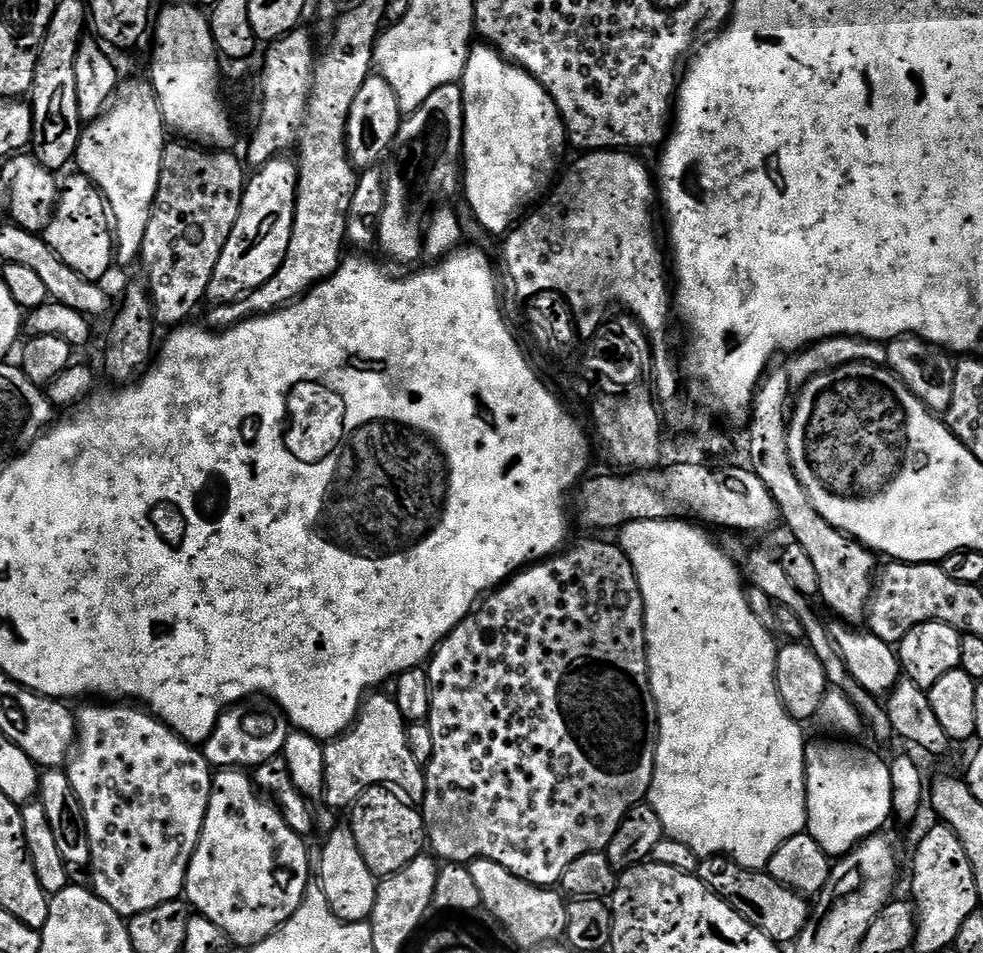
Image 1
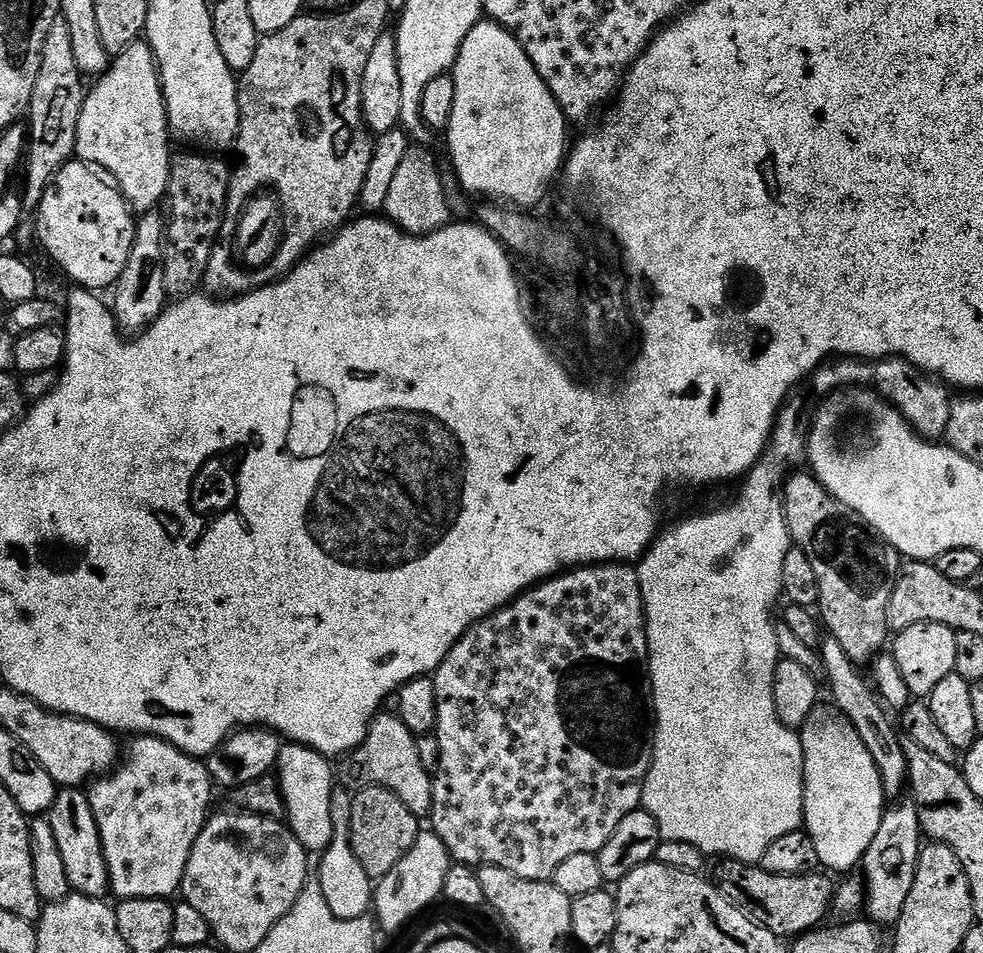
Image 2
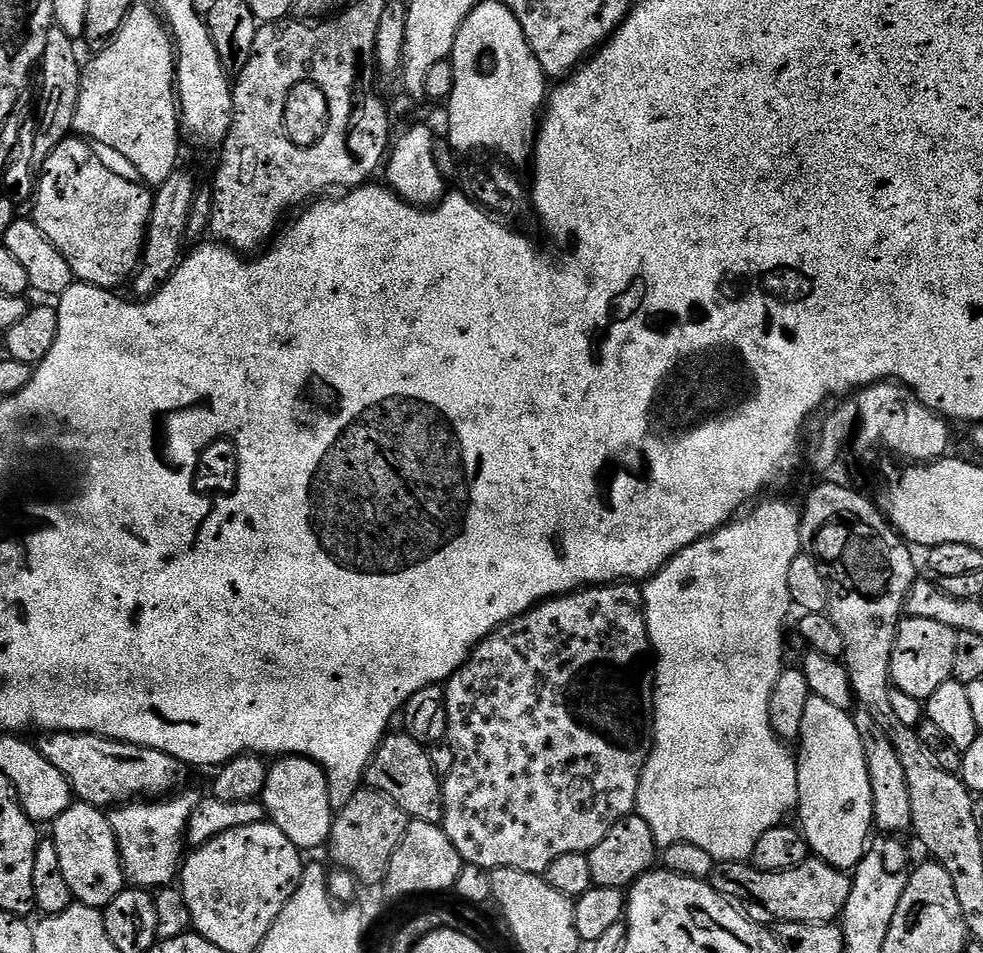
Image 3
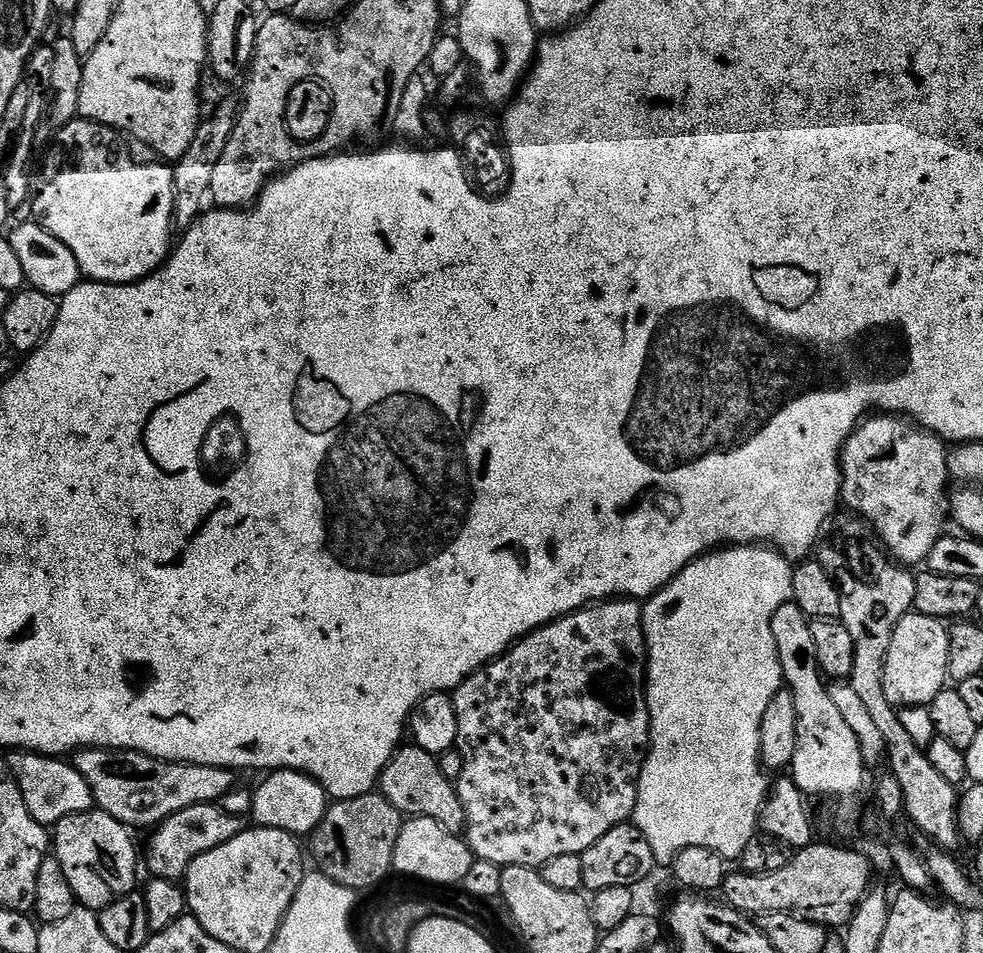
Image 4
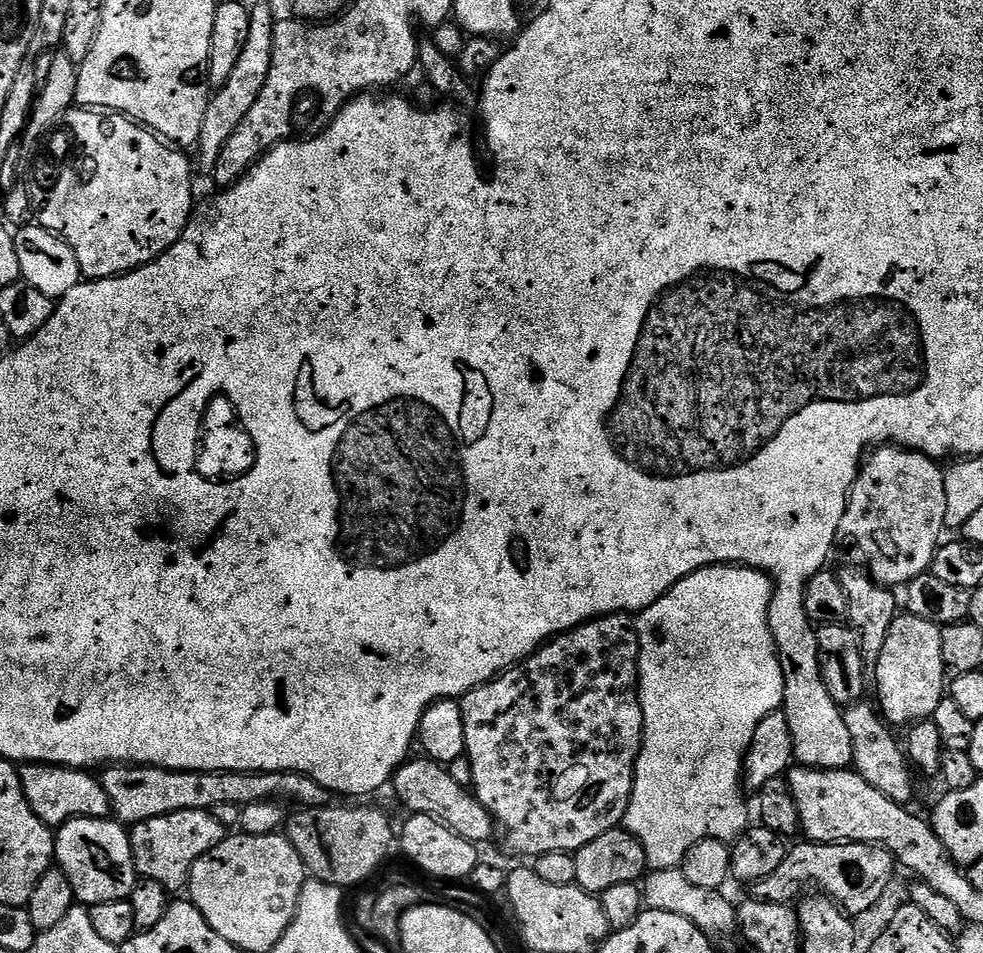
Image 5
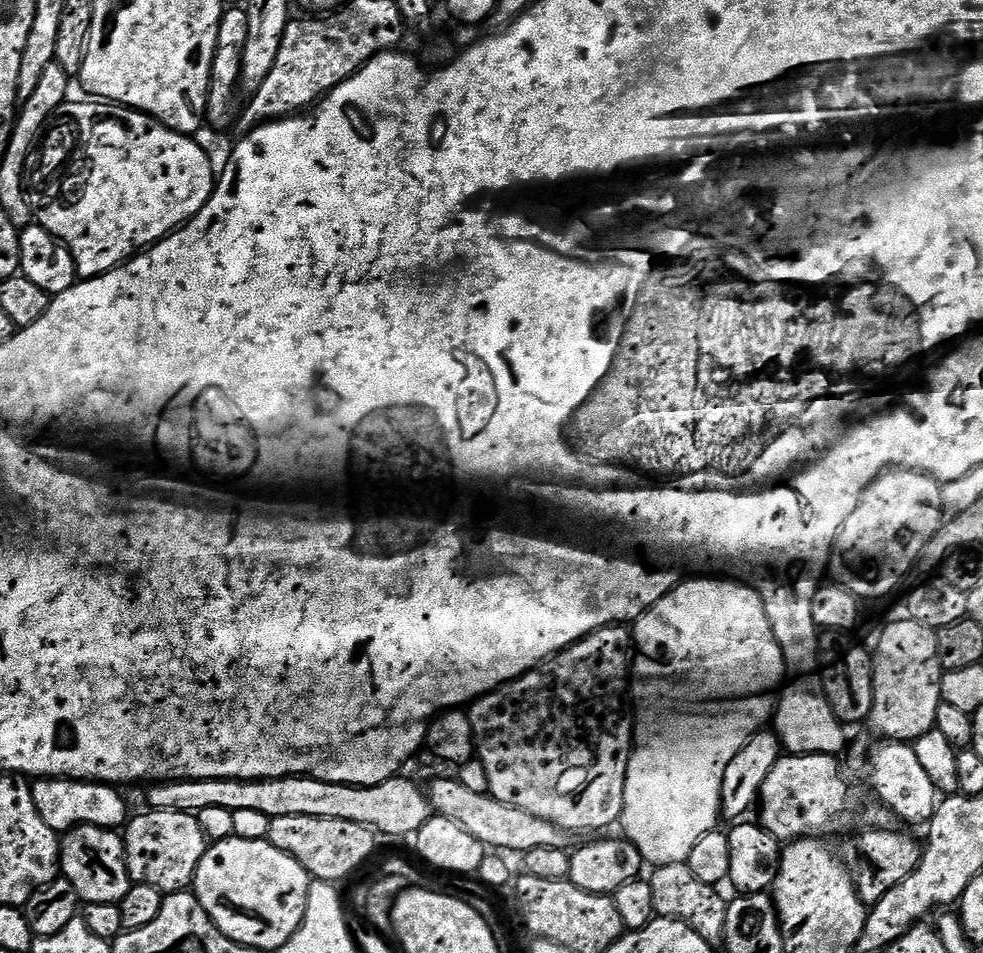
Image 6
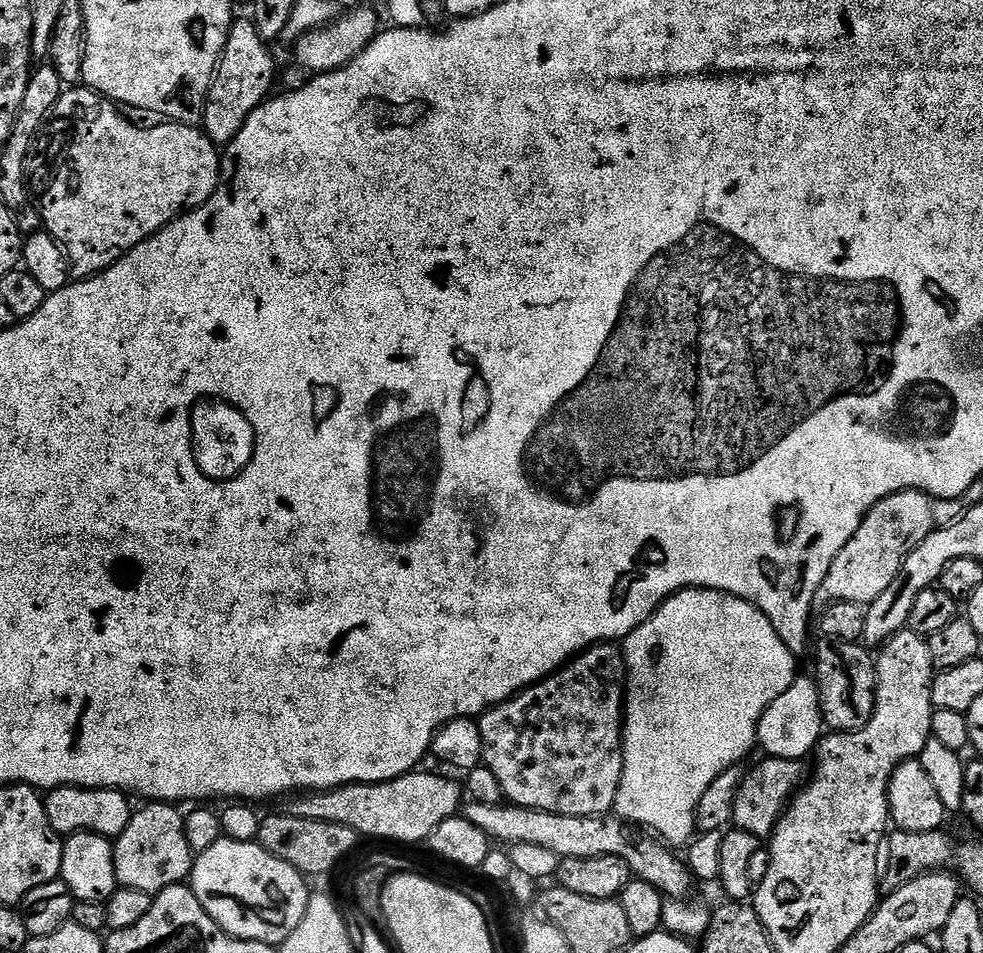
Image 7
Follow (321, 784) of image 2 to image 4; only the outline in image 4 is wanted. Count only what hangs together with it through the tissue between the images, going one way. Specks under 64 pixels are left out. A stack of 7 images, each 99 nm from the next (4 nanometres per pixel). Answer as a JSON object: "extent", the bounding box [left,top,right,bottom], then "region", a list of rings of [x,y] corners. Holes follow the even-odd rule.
{"extent":[251,768,330,838],"region":[[[292,768],[272,770],[252,793],[251,819],[259,827],[282,830],[297,838],[311,837],[312,831],[320,825],[328,813],[330,797],[320,781],[307,772],[296,772]]]}

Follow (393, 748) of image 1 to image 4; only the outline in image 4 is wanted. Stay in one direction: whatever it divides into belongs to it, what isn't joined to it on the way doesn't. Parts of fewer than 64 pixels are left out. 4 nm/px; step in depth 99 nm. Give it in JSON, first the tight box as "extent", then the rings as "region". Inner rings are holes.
{"extent":[379,746,465,834],"region":[[[401,746],[390,758],[380,775],[379,795],[385,796],[405,817],[434,818],[446,830],[460,834],[465,831],[464,807],[456,793],[456,785],[440,769],[440,761],[415,746]]]}

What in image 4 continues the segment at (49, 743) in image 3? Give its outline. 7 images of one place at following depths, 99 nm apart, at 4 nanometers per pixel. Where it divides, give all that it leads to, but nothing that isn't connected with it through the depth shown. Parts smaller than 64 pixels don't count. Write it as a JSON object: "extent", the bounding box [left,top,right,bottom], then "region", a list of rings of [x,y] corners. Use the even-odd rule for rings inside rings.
{"extent":[70,748,238,830],"region":[[[85,748],[70,763],[86,778],[95,807],[132,830],[151,830],[190,806],[216,804],[238,784],[237,773],[230,768],[159,760],[125,748]]]}

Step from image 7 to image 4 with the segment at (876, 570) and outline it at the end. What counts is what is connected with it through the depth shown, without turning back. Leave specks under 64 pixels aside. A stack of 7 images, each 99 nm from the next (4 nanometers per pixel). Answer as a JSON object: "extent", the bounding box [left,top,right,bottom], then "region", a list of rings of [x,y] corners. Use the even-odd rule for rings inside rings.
{"extent":[840,414,950,566],"region":[[[896,414],[869,415],[844,442],[844,451],[840,454],[841,501],[875,528],[883,547],[905,566],[923,565],[930,550],[934,550],[934,542],[938,542],[945,531],[946,493],[950,485],[948,453],[945,441],[939,436],[923,431],[919,424]]]}

